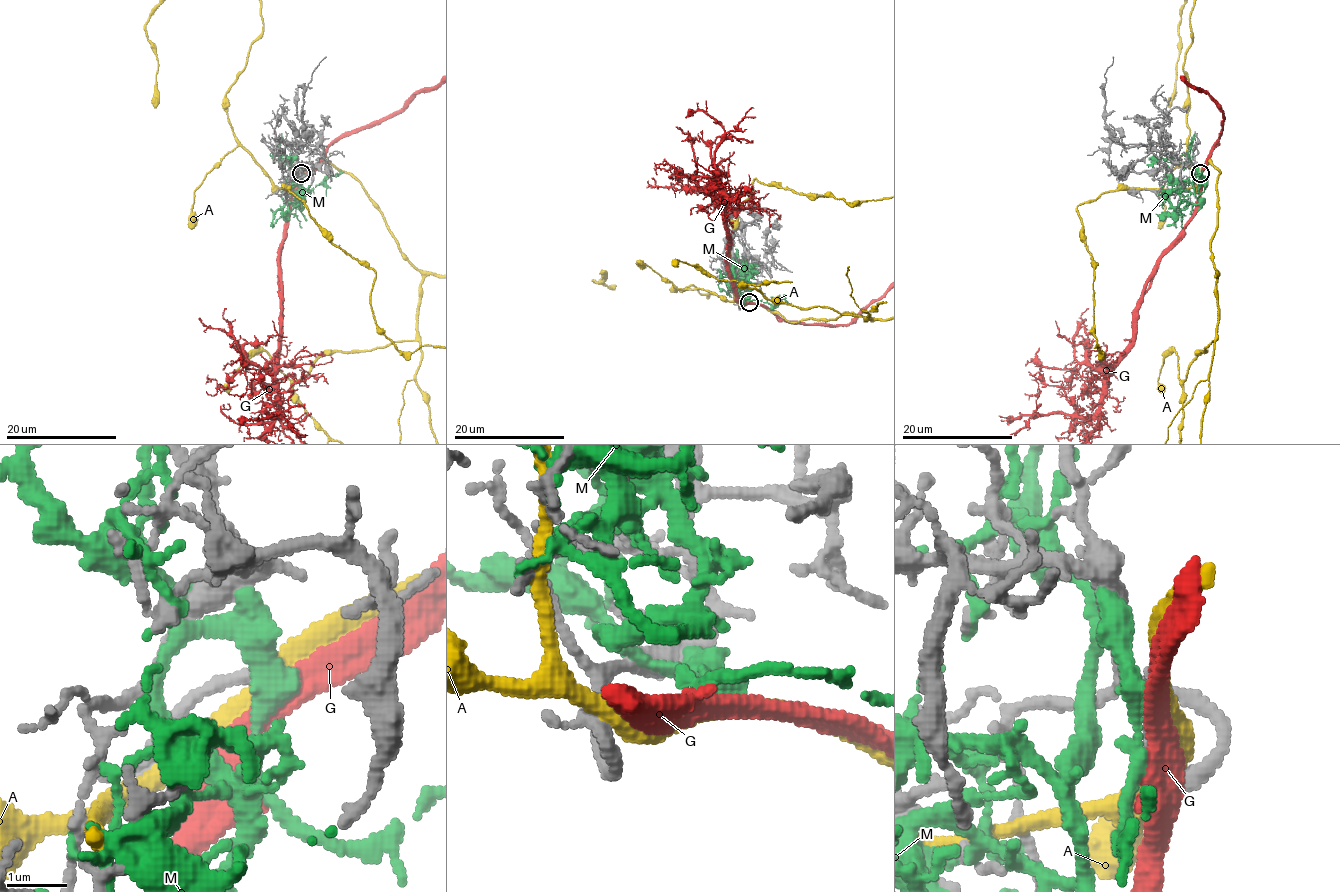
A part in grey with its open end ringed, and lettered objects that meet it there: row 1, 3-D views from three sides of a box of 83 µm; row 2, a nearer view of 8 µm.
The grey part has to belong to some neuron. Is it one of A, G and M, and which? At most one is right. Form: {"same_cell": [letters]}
{"same_cell": []}

